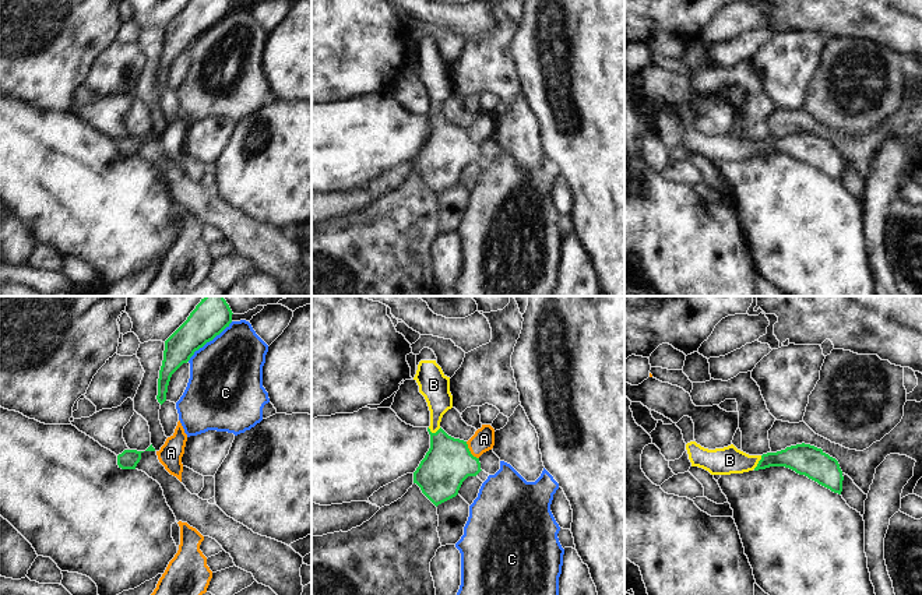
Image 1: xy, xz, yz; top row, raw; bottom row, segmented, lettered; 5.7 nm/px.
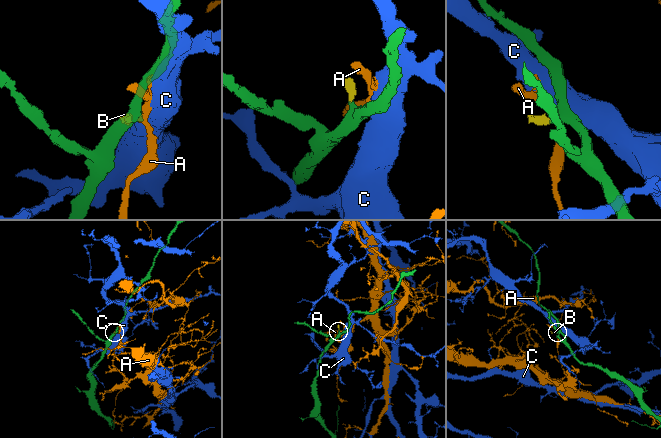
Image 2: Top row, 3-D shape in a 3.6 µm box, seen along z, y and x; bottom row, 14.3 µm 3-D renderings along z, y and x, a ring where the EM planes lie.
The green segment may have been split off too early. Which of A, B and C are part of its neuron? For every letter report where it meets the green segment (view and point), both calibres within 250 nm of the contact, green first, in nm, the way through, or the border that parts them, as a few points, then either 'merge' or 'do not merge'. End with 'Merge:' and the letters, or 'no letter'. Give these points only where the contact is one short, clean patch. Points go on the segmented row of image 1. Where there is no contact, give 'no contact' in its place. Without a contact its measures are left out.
A: contact xz (470, 451); calibres 280 and 130 nm; border xz (465, 442), (470, 451), (478, 458); do not merge
B: contact xz (436, 432); calibres 280 and 160 nm; way xz (449, 461), (436, 432), (435, 388); merge
C: contact xy (208, 341); calibres 220 and 420 nm; border xy (232, 321), (200, 347), (187, 361); do not merge
Merge: B

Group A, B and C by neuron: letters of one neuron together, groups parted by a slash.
A / B / C

